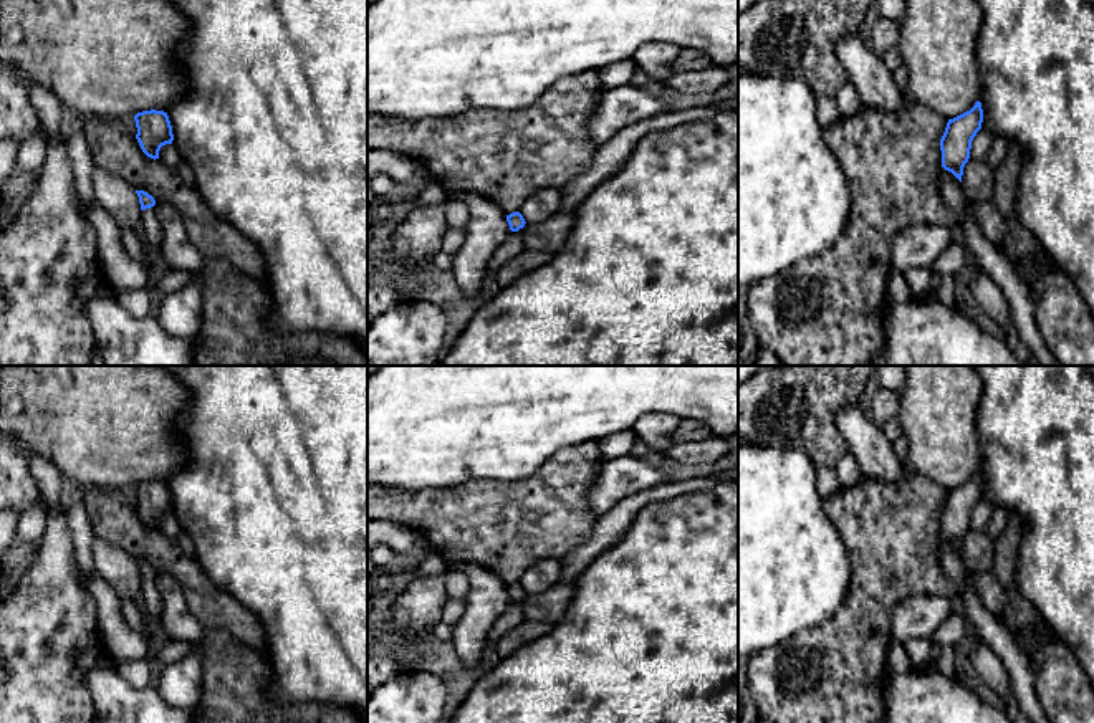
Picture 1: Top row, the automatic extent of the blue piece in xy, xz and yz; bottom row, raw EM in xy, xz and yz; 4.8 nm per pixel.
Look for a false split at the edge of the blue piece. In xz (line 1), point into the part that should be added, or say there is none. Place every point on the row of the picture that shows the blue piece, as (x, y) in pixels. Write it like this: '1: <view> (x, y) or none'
1: none

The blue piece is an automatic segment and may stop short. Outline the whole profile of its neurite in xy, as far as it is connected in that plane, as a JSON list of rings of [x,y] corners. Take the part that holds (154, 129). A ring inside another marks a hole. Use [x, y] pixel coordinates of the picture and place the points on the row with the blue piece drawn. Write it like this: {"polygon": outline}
{"polygon": [[[142,111],[134,116],[137,134],[136,139],[142,152],[151,159],[159,159],[159,151],[166,144],[172,144],[174,134],[167,113]]]}

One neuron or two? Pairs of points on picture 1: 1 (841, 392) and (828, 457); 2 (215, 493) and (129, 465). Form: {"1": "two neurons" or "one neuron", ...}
{"1": "one neuron", "2": "two neurons"}

